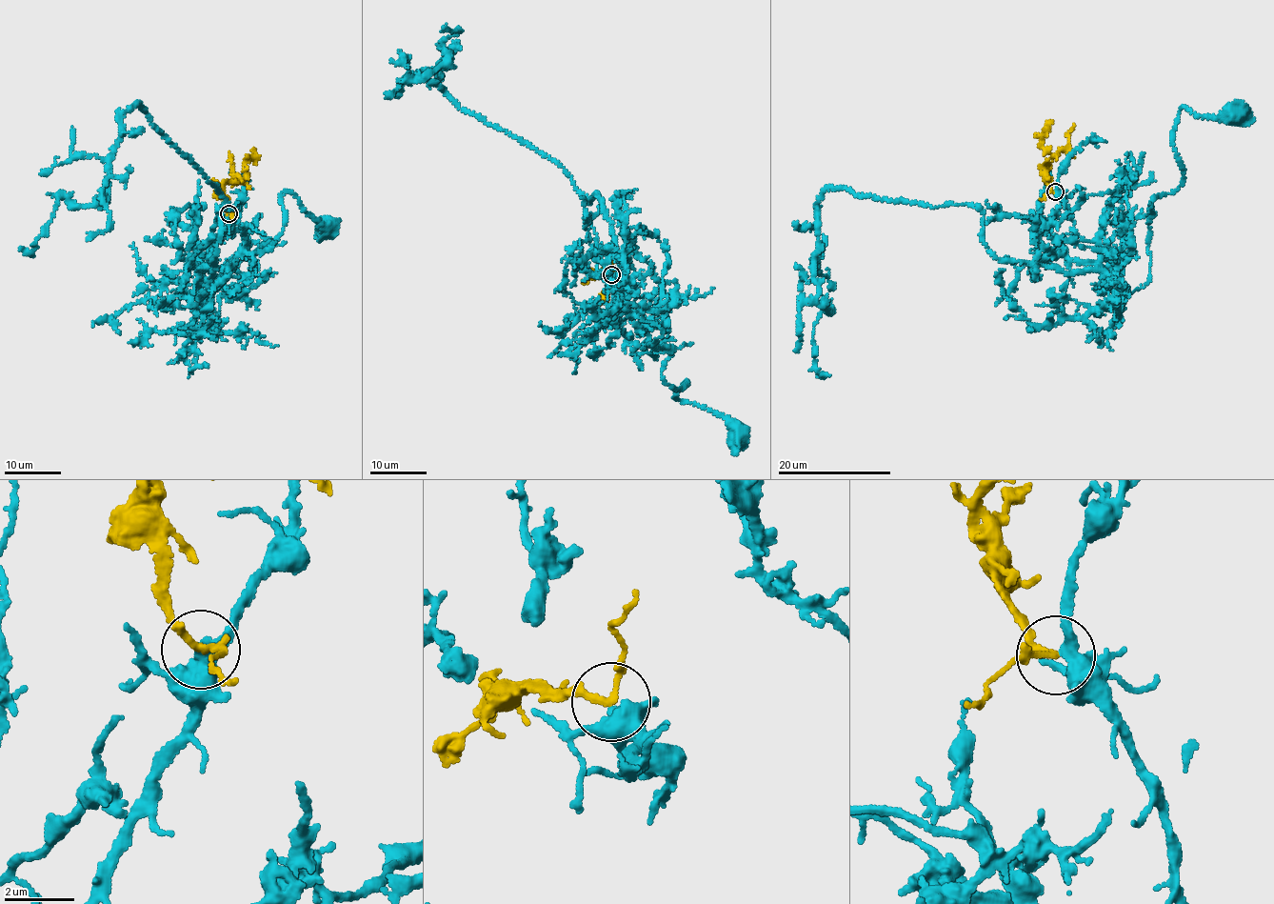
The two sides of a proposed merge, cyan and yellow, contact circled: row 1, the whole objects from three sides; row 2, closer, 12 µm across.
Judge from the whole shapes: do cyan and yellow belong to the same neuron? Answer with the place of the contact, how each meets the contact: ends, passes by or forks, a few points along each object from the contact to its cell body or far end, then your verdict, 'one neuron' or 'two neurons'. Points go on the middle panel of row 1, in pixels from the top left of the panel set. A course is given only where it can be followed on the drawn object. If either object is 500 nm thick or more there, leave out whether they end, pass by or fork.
place (611, 274); cyan passes by; yellow forks; course cyan (610, 275), (616, 306), (650, 346), (672, 347), (662, 376), (688, 381), (678, 398), (742, 433); course yellow (610, 273), (598, 271), (592, 274), (608, 280), (610, 277), (605, 273), (612, 280), (610, 284), (607, 281); two neurons

